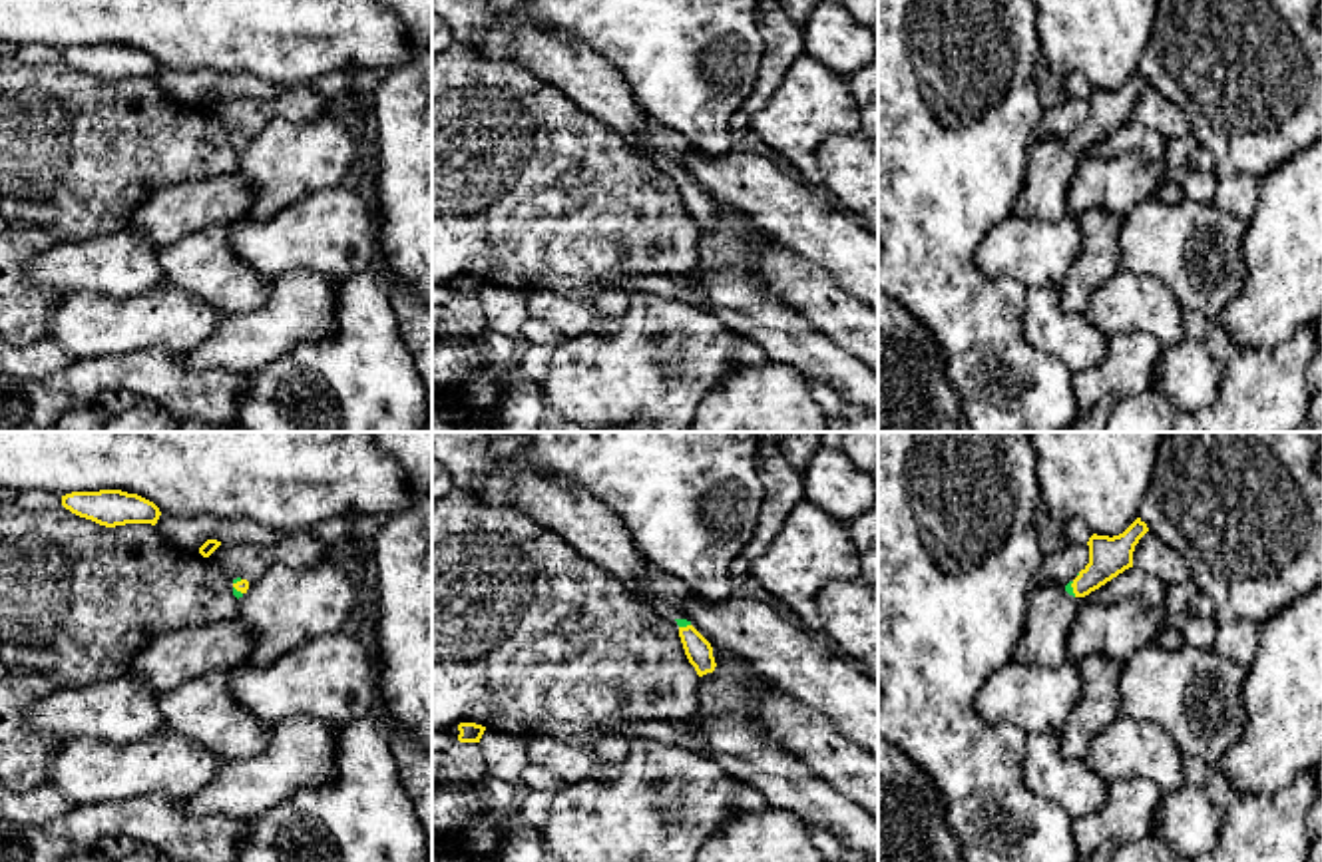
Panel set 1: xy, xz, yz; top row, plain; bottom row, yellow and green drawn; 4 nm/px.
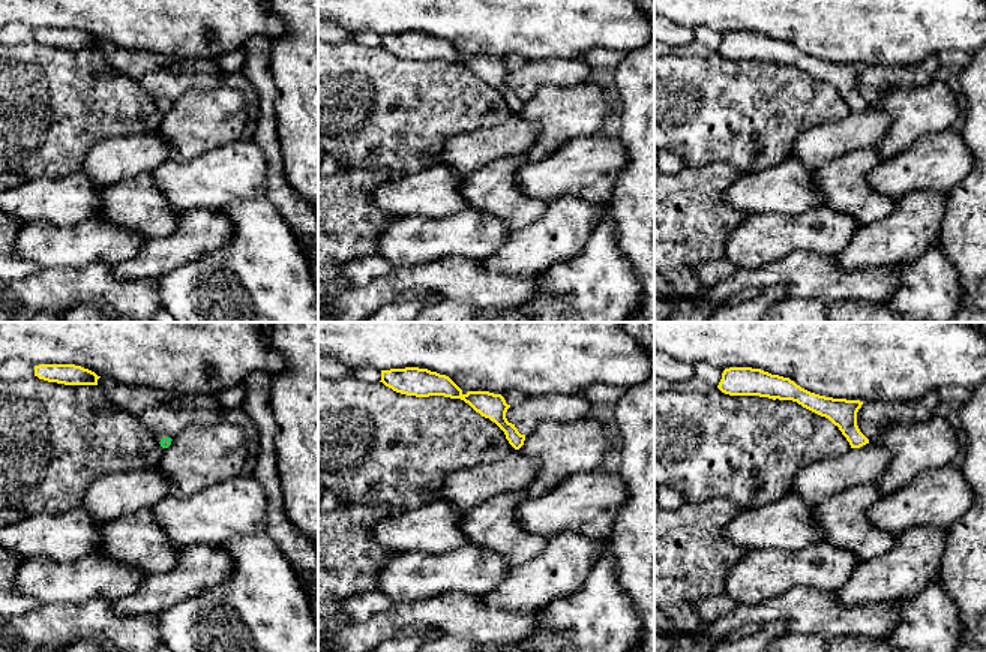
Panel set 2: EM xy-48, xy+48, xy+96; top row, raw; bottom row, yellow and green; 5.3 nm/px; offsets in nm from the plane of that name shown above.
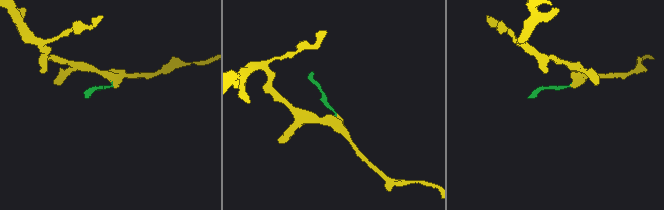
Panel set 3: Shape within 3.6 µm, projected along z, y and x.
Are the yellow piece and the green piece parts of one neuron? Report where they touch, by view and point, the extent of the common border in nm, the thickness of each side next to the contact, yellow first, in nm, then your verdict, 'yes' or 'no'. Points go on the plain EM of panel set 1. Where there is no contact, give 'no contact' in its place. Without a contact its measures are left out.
meets yellow in xy at (235, 142); contact 70 nm long; 50 nm thick on the yellow side, 30 nm on the other; yes

